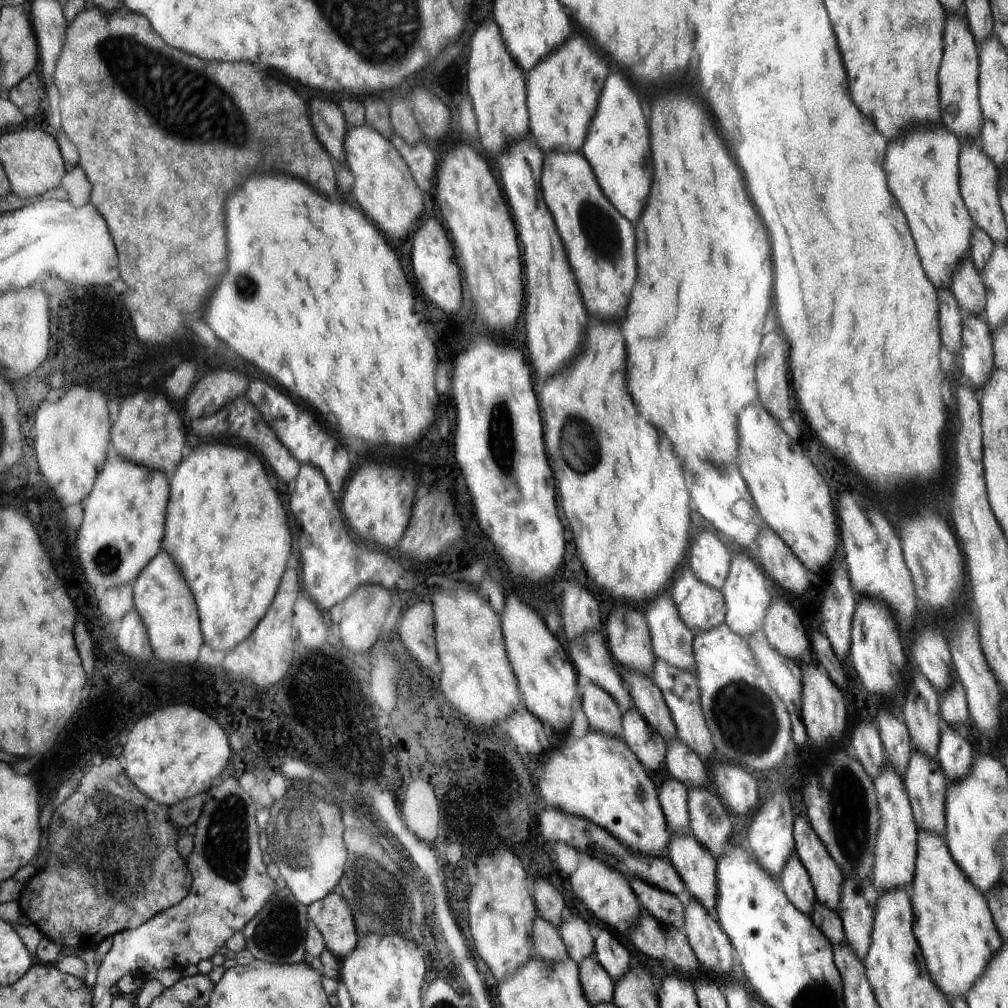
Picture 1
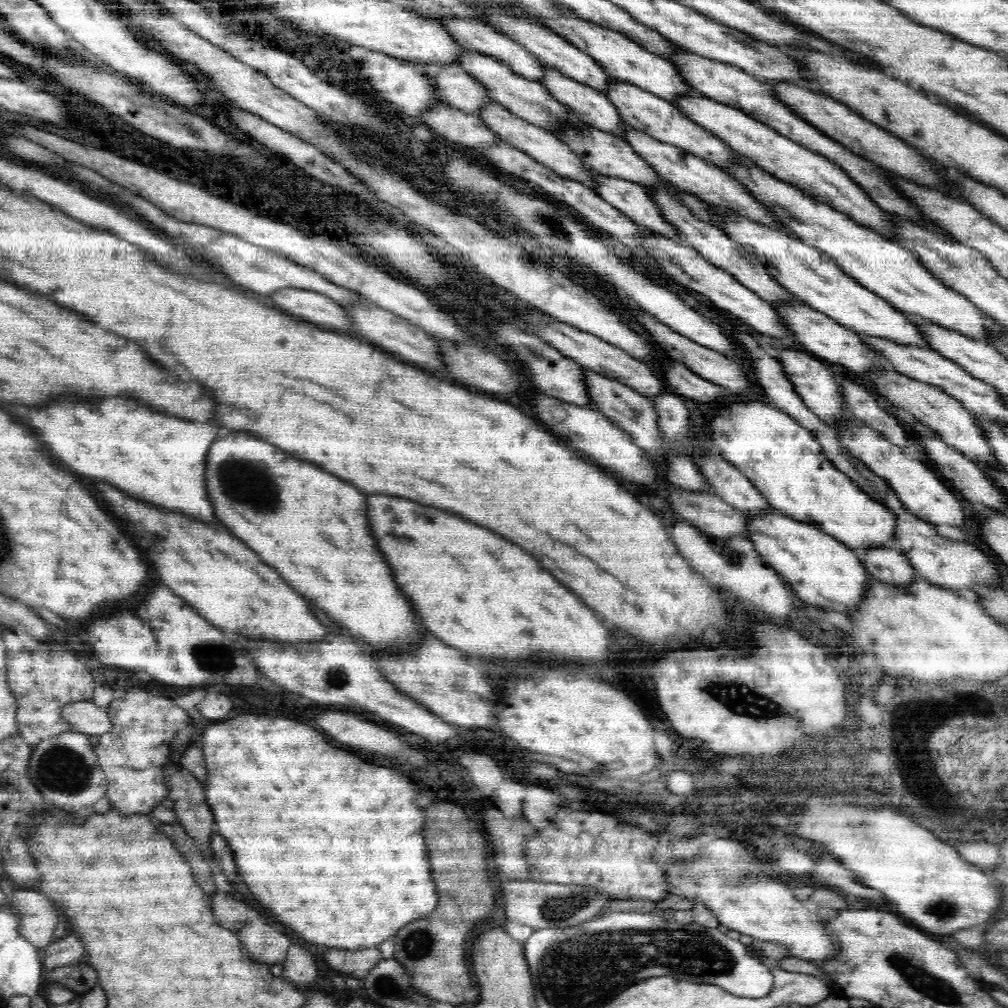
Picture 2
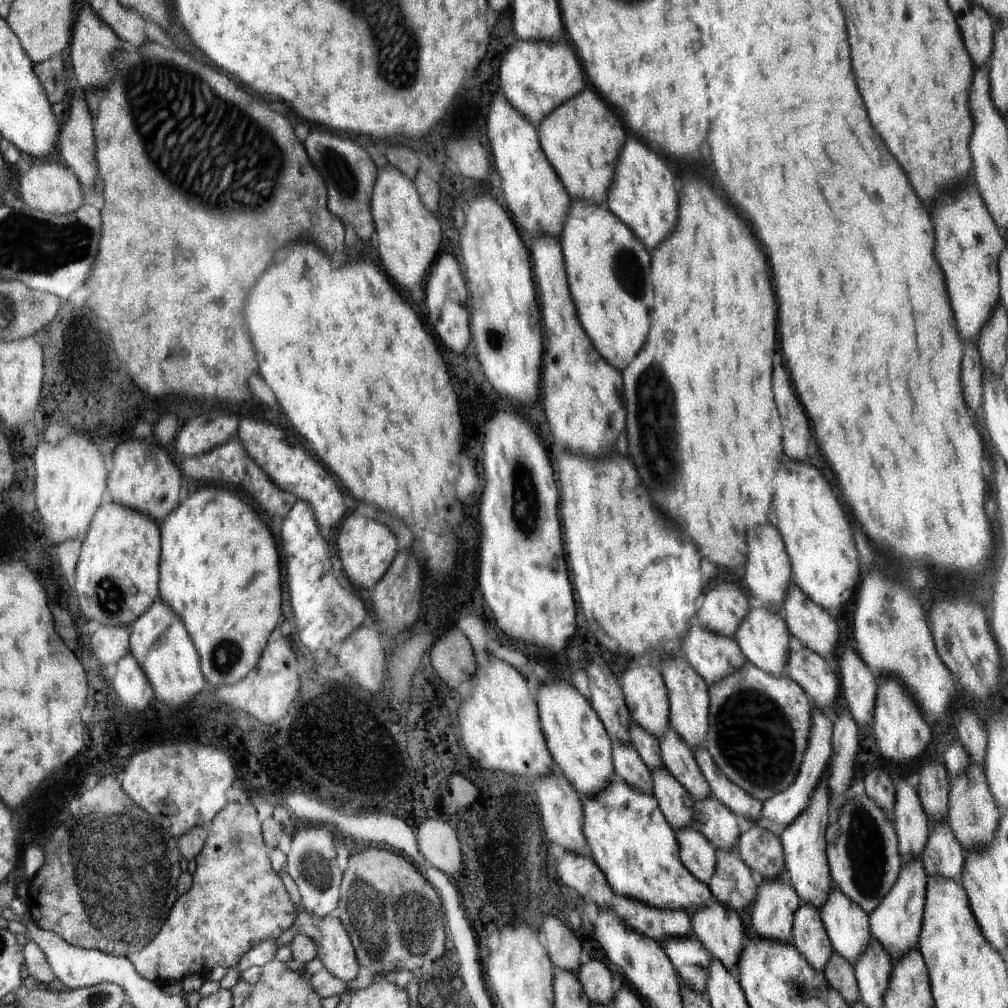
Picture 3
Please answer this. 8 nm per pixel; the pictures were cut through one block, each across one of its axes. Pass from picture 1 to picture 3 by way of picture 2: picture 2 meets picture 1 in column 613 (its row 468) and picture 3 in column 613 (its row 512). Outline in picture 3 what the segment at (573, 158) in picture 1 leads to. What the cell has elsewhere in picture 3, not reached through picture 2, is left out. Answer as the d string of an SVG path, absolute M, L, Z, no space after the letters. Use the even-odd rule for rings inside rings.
M572 200L560 243L572 300L584 332L608 364L624 370L638 356L650 330L650 308L654 296L650 254L634 234L630 238L630 230L606 204L598 206L588 201Z

